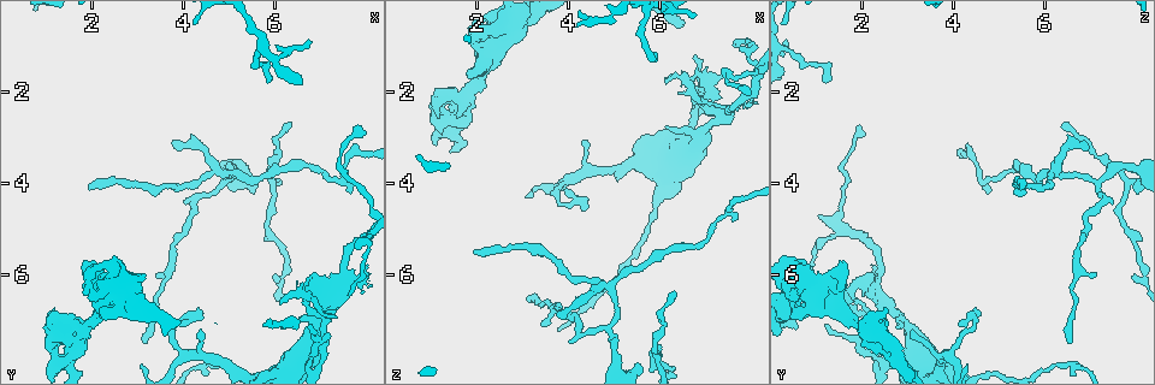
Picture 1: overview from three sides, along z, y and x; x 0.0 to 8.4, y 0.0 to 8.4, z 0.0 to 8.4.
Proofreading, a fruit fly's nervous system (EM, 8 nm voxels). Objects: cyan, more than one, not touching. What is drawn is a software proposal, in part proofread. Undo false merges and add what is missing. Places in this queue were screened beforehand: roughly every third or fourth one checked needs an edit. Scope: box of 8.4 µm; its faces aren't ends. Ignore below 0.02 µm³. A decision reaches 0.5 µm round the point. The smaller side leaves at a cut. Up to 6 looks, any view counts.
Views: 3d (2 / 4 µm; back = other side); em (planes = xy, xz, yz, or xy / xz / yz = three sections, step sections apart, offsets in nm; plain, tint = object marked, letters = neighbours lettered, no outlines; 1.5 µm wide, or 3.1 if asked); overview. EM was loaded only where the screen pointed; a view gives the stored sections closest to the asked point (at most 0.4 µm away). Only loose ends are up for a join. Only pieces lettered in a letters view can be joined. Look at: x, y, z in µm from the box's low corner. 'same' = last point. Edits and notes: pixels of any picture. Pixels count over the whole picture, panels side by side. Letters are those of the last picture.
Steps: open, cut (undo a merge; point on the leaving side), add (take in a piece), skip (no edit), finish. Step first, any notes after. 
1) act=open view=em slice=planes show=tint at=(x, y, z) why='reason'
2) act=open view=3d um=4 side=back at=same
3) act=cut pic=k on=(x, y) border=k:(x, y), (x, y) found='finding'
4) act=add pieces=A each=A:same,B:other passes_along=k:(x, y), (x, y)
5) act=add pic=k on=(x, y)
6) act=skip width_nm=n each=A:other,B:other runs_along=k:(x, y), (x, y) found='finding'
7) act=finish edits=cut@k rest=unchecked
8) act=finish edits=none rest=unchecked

act=open view=em slice=planes show=letters at=(4.35, 6.85, 4.60) why='free end'

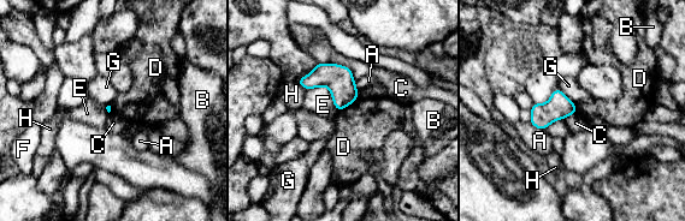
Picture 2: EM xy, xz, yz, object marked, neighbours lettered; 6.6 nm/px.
act=skip each=A:other,B:other,C:other,D:other,E:other,F:other,G:other,H:other border=2:(358, 99), (338, 111) found='no lettered piece goes on from it'

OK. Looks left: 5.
act=open view=3d um=4 at=(3.10, 7.50, 6.60) why='free end'

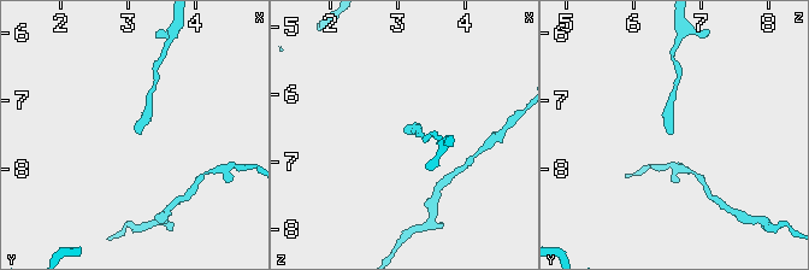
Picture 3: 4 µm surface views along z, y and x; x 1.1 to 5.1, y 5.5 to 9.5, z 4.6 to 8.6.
act=open view=em slice=planes show=letters at=(3.15, 7.45, 6.60) why='shape alone is not enough'

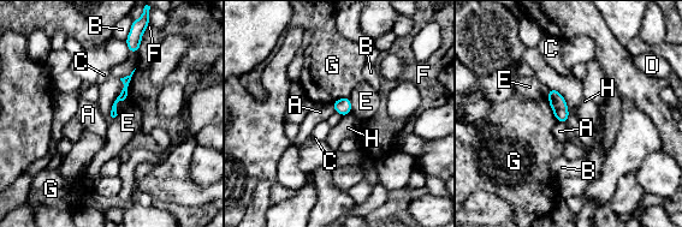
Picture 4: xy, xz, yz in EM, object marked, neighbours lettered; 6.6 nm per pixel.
act=skip each=A:other,B:other,C:other,D:other,E:other,F:other,G:other,H:other runs_along=4:(128, 78), (113, 114) found='none of them fits'

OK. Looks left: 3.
act=open view=em slice=planes show=letters at=(7.90, 3.00, 2.10) why='branch stops here'

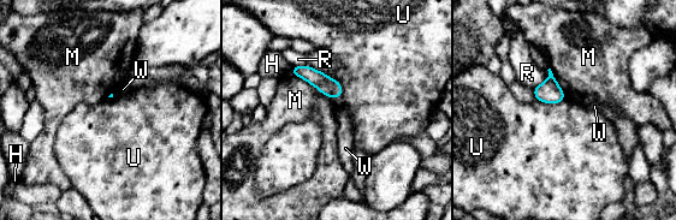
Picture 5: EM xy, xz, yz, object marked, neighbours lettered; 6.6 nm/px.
act=skip each=H:other,M:other,R:other,U:other,W:other found='none of them fits'

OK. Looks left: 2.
act=finish edits=none rest=unchecked

